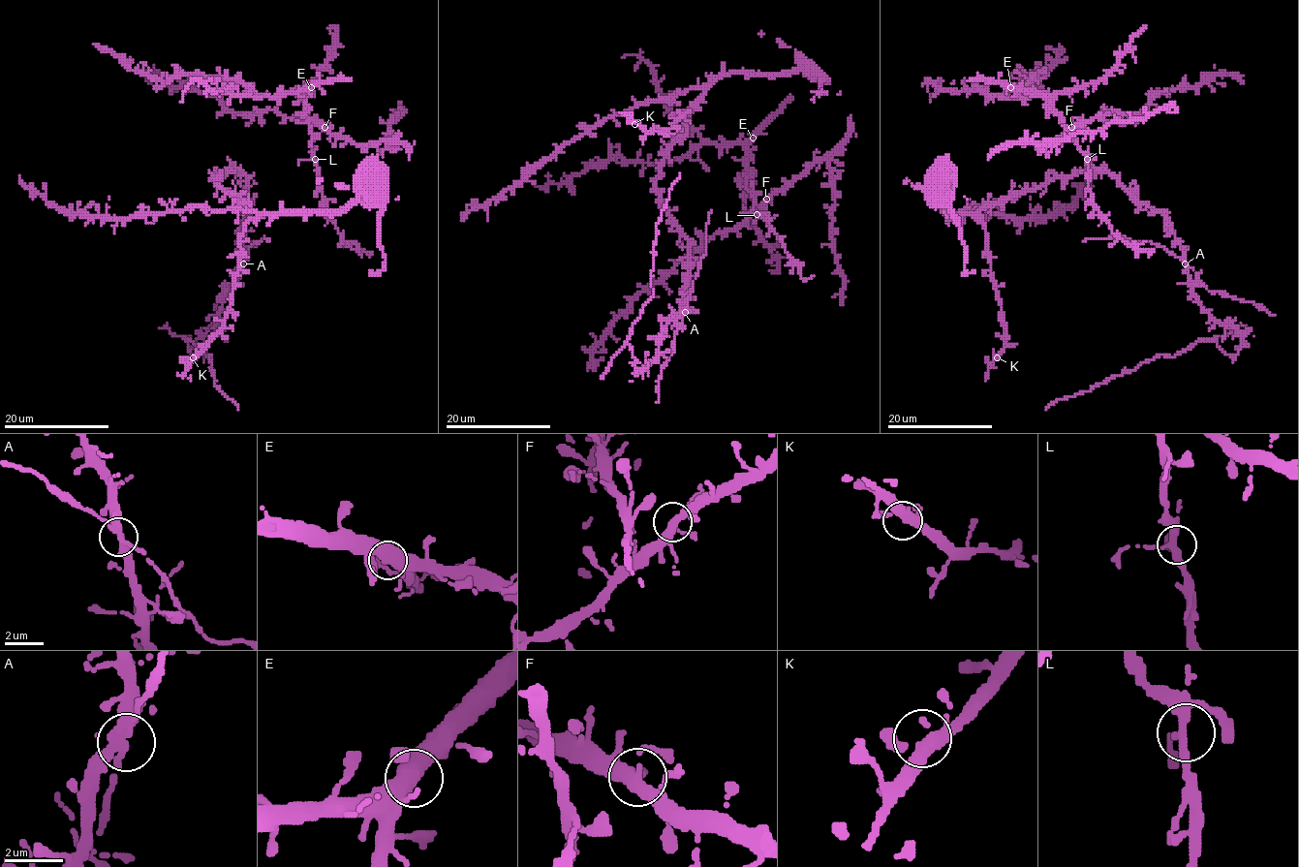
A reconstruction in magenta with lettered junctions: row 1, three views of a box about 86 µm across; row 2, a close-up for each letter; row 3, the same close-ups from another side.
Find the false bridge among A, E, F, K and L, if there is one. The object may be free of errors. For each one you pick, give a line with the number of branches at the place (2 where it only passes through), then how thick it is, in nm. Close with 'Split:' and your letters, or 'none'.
A: 4 branches meet; 320 nm thick
Split: A

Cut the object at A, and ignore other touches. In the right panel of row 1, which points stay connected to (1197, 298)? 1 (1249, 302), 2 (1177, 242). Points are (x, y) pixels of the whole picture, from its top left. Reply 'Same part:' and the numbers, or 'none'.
Same part: 2

